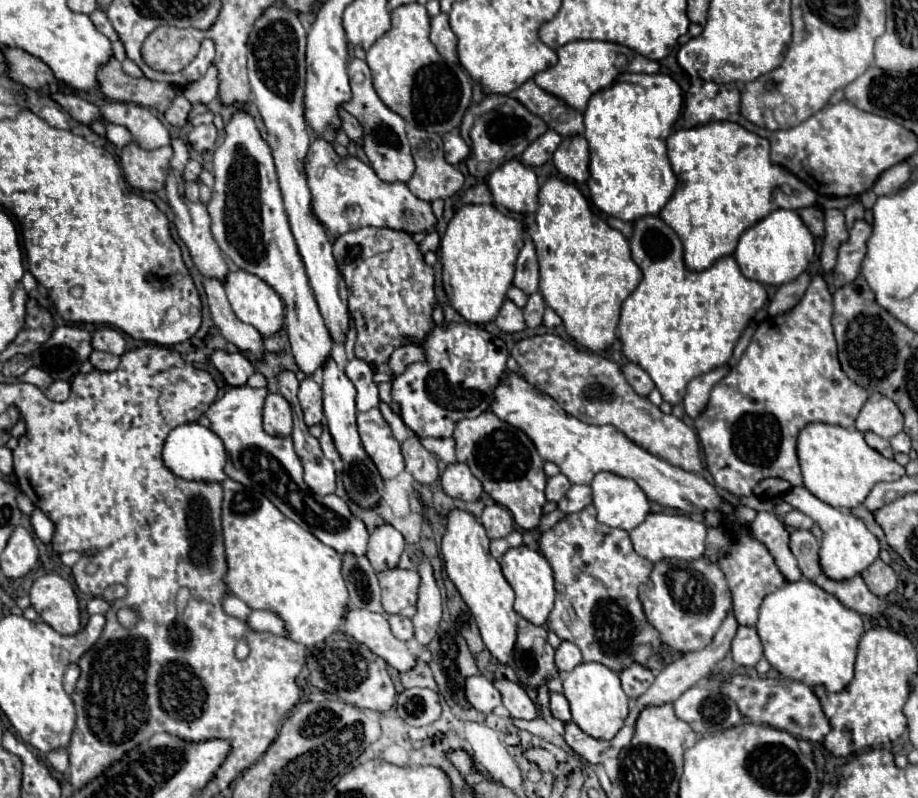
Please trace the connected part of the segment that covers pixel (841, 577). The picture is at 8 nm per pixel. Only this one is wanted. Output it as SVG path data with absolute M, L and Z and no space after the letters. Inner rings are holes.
M792 487L786 495L784 501L790 503L794 509L802 511L804 515L812 517L816 525L820 525L820 529L824 531L824 537L820 541L820 567L824 571L826 577L834 579L834 581L846 581L846 579L854 579L856 575L862 573L862 569L866 569L880 551L878 539L874 533L868 531L868 527L854 515L850 513L842 513L834 507L830 507L828 503L820 501L818 497L814 497L806 487Z

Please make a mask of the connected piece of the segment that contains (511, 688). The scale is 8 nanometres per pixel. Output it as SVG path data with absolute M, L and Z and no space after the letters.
M496 679L494 687L500 691L502 703L510 711L510 717L516 717L516 719L538 717L538 713L536 713L538 709L534 705L534 701L528 697L526 689L522 689L518 683L508 681L508 679Z

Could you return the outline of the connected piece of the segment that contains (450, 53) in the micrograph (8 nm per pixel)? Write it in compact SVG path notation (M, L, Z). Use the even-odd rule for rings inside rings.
M440 13L432 17L432 33L430 41L438 49L438 53L448 59L448 63L458 63L458 51L456 51L456 35L452 33L448 25L448 15Z

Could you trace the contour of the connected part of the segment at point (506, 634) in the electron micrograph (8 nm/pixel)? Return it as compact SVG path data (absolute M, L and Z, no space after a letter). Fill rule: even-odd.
M454 509L448 515L446 533L442 537L442 555L446 573L460 591L462 599L470 607L480 635L484 639L484 645L496 657L500 663L510 665L514 657L514 645L516 645L516 623L518 613L514 611L514 591L504 579L500 571L500 563L490 555L488 551L490 539L484 531L484 527L466 511Z

